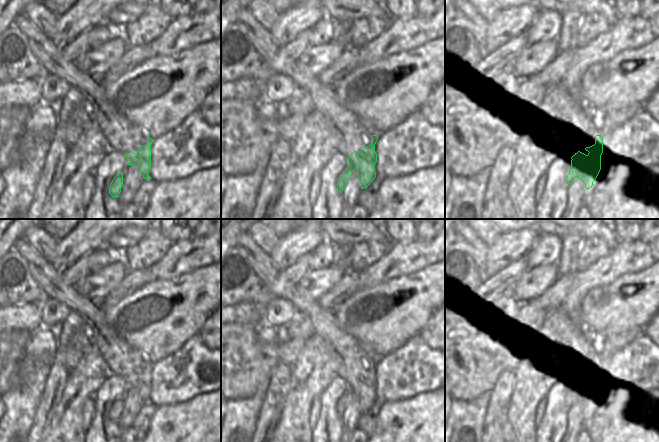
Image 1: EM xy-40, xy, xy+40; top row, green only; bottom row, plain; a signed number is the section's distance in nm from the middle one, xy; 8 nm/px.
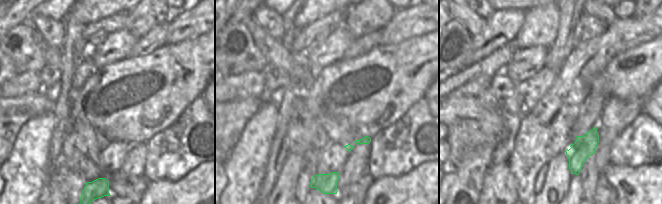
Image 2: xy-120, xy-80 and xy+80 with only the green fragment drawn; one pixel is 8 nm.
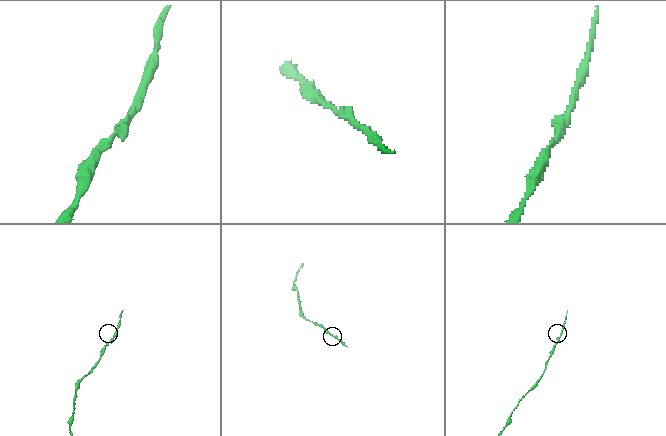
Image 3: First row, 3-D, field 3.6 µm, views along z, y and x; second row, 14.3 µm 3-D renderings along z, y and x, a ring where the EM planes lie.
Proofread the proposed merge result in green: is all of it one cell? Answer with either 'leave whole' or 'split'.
leave whole

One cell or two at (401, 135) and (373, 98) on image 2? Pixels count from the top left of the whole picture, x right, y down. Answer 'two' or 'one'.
two

